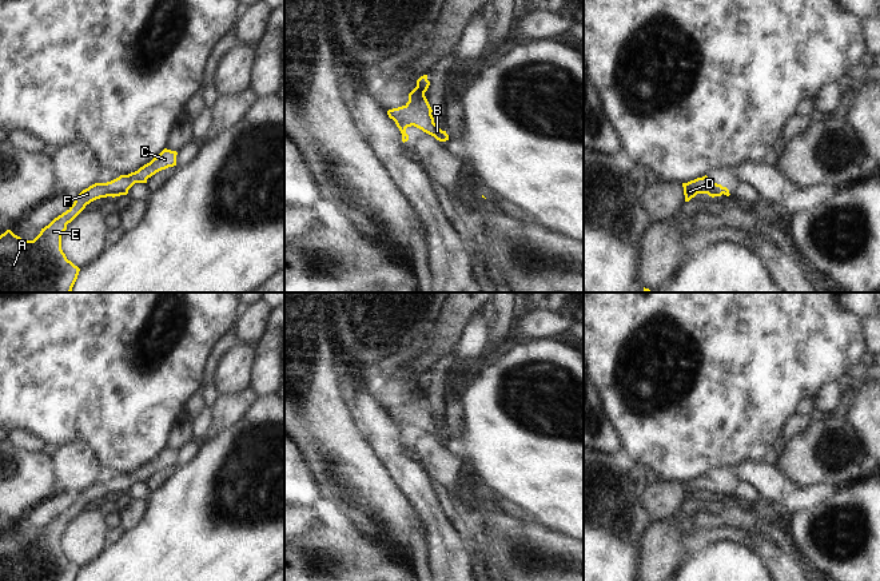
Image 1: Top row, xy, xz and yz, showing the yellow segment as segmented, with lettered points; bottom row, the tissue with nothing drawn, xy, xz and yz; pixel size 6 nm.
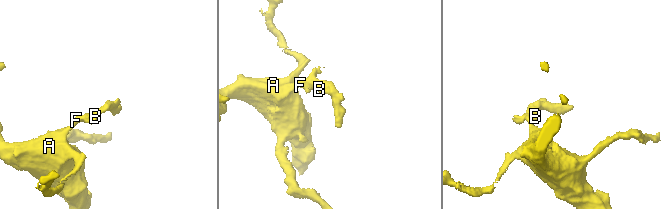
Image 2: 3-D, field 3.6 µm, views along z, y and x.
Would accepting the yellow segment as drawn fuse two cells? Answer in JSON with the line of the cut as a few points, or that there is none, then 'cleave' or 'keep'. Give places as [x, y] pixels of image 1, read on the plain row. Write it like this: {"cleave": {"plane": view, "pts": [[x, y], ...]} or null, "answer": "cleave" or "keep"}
{"cleave": null, "answer": "keep"}

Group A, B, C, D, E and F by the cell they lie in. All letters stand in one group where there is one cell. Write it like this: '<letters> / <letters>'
A B C D E F

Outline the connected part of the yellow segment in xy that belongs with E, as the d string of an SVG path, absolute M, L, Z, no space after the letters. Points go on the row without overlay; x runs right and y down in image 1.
M164 447L138 470L107 482L95 482L75 496L73 504L33 540L23 540L11 529L0 534L0 581L76 581L80 568L61 549L61 534L91 501L127 494L135 482L147 482L156 471L176 465L176 450Z

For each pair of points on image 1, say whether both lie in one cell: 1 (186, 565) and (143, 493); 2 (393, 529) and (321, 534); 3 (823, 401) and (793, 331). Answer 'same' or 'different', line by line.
1: different
2: different
3: different

